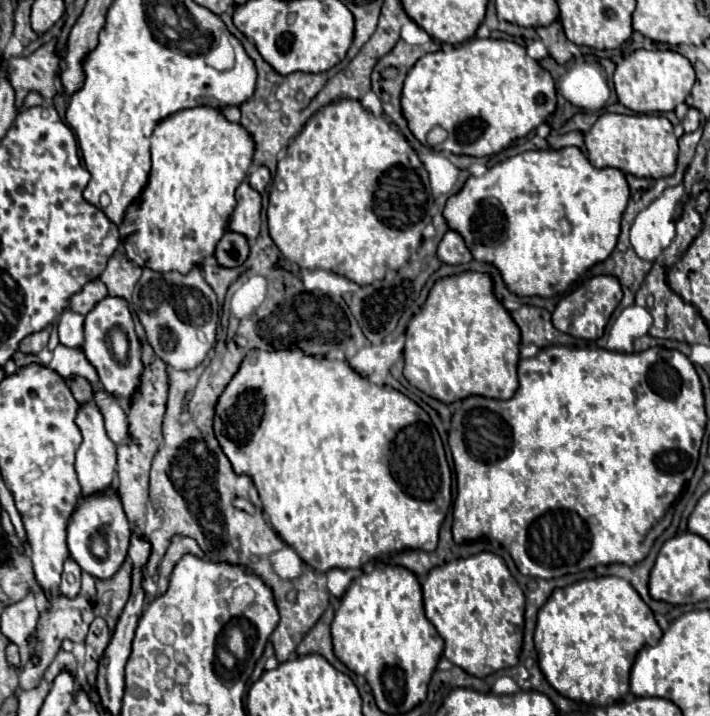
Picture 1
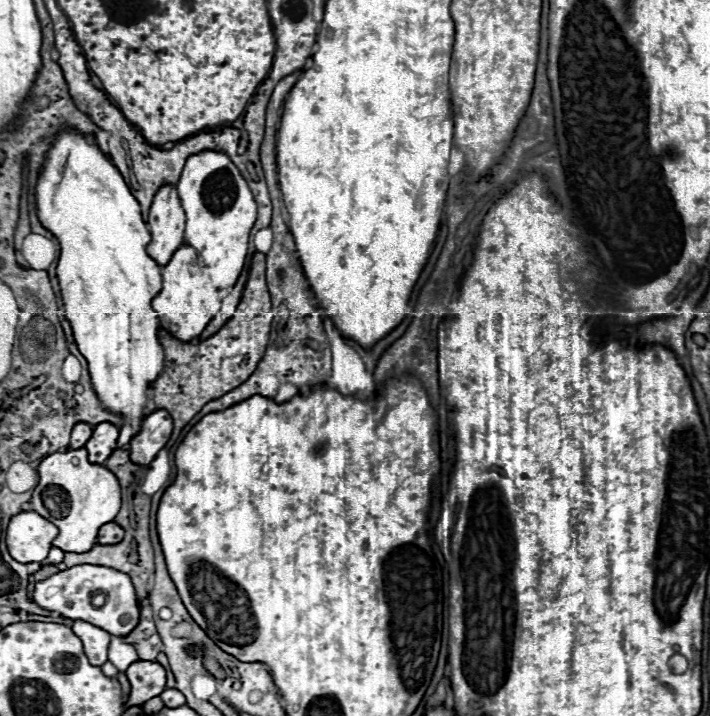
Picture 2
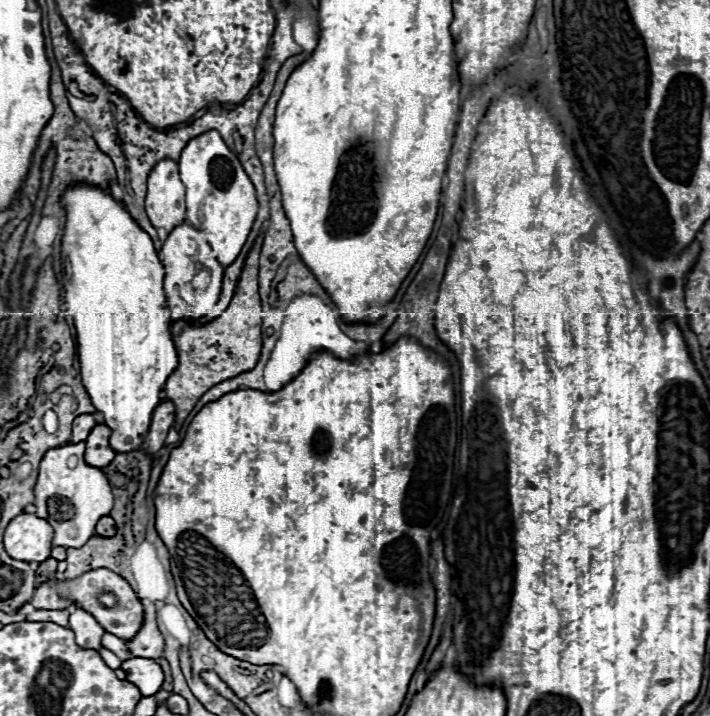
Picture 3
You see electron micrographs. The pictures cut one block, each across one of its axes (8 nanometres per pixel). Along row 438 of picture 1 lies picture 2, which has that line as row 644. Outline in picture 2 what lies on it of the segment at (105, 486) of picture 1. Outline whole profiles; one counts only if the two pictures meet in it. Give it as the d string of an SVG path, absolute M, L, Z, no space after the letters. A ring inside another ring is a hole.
M74 620L72 626L74 634L84 644L84 654L88 656L90 664L102 666L108 660L108 648L110 648L110 634L98 626L92 626L82 620Z

